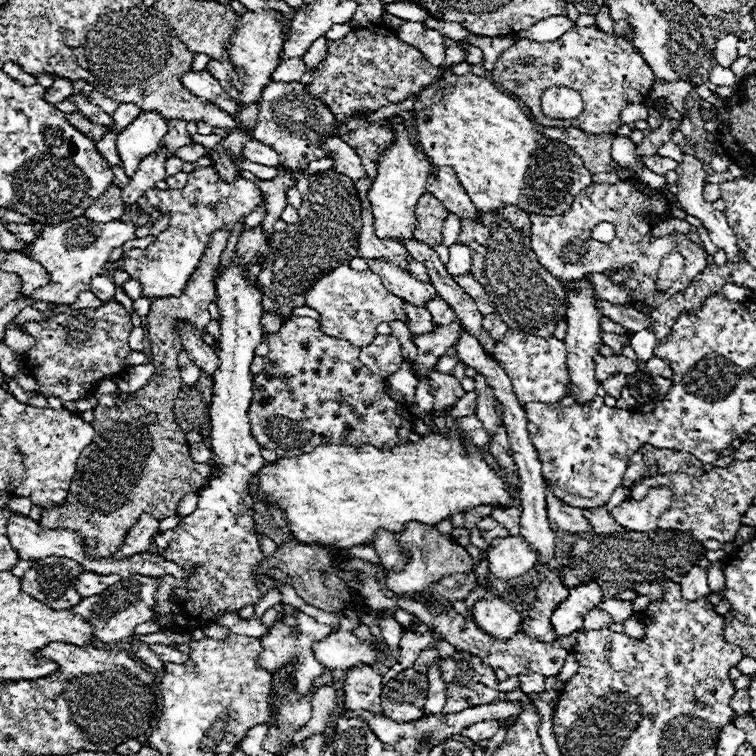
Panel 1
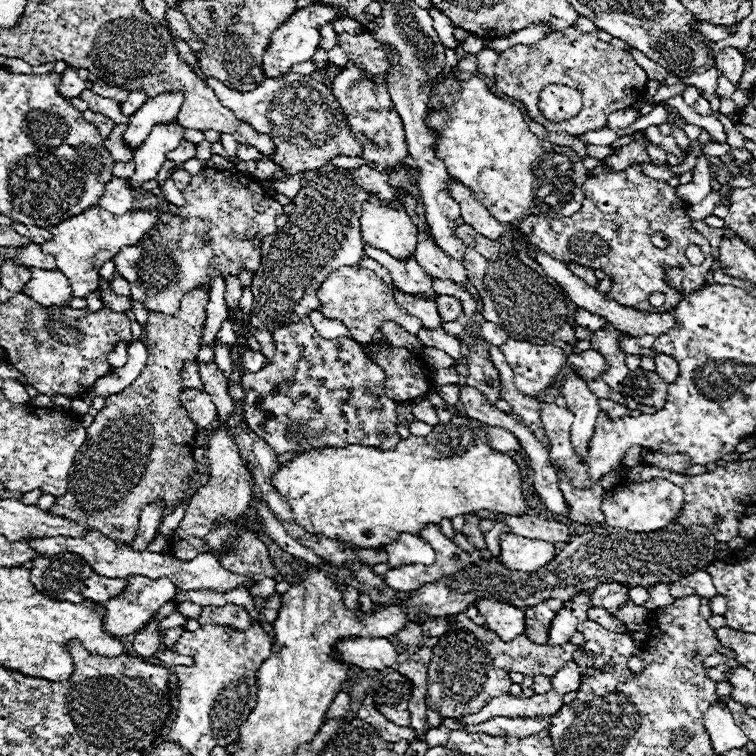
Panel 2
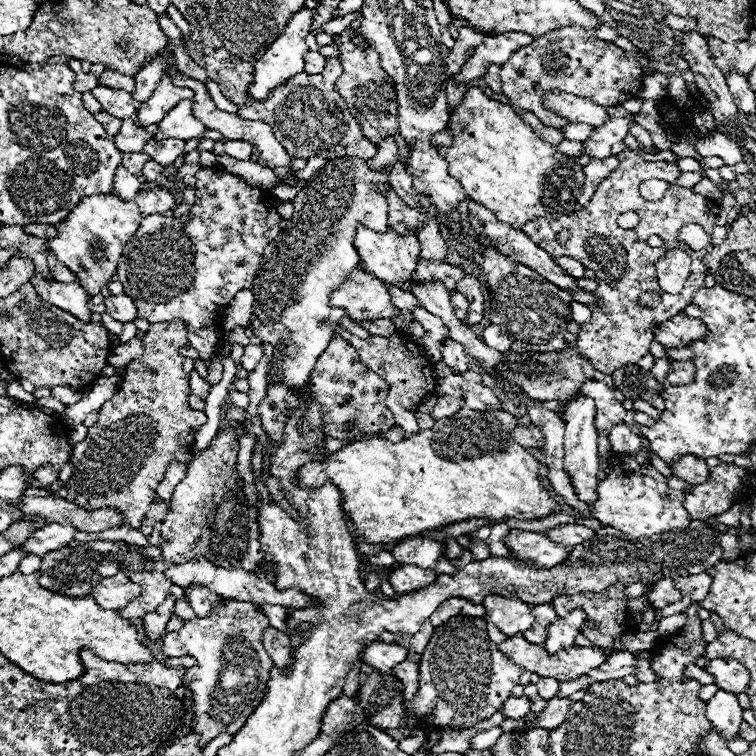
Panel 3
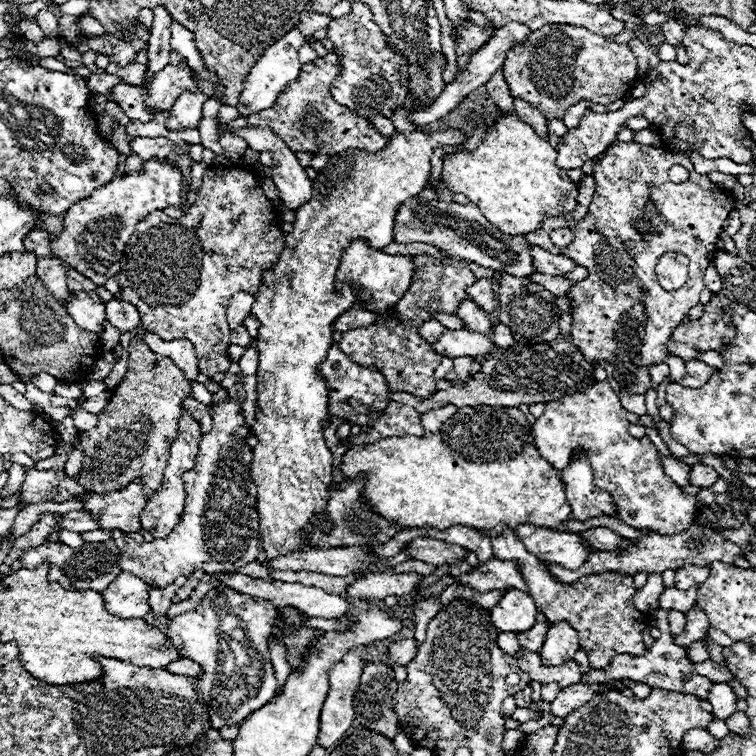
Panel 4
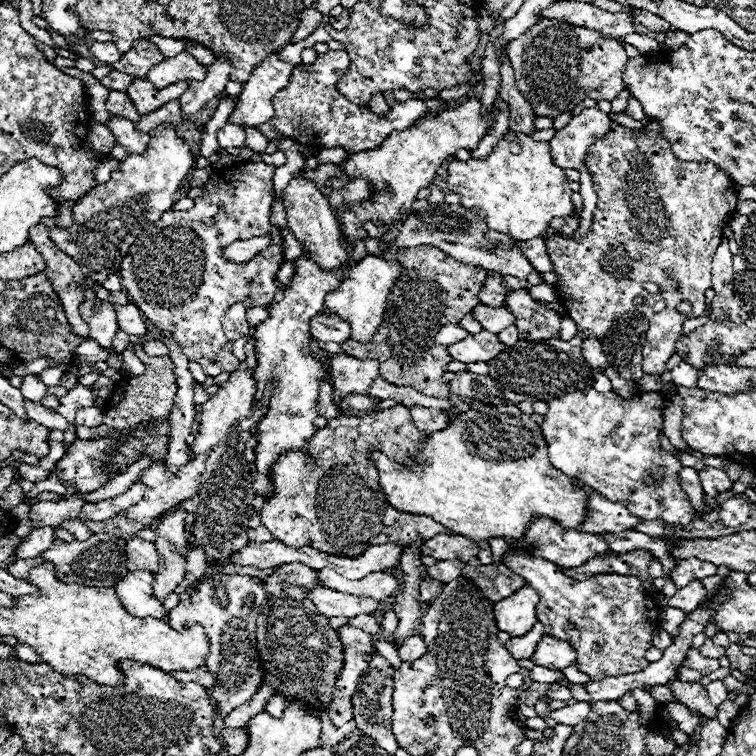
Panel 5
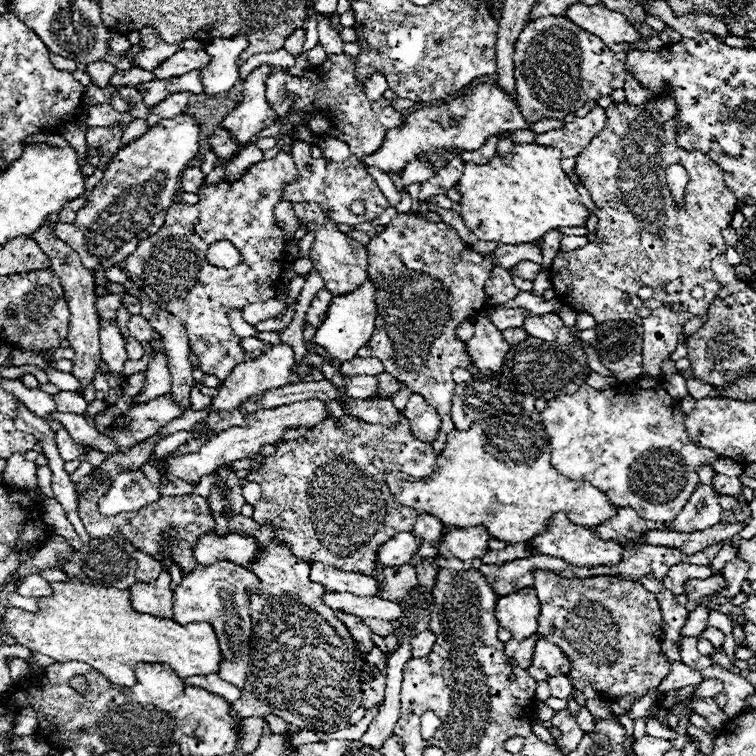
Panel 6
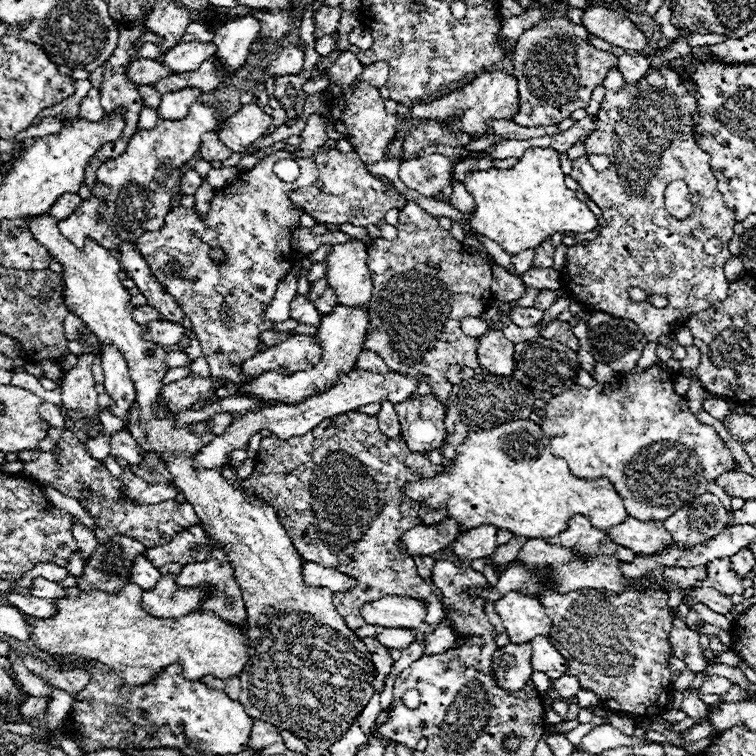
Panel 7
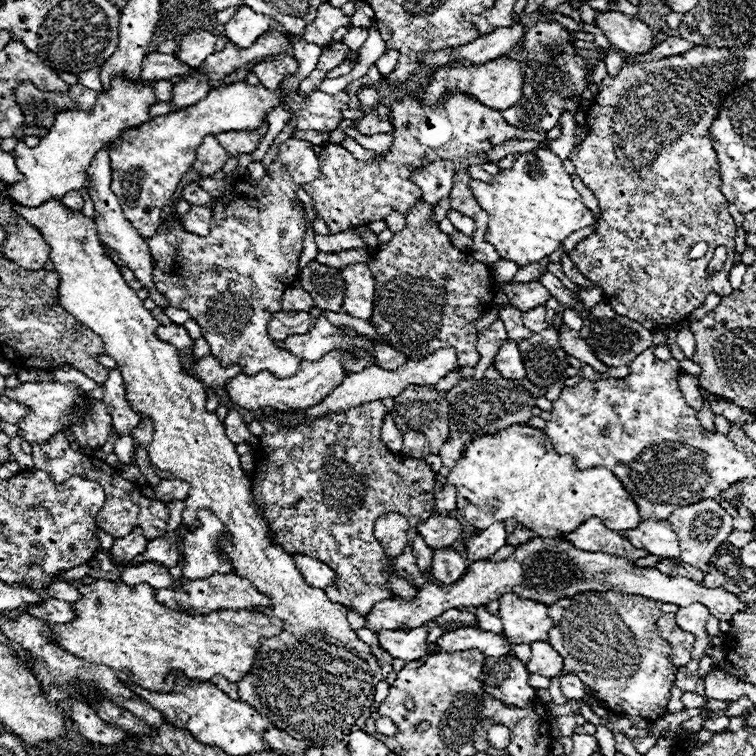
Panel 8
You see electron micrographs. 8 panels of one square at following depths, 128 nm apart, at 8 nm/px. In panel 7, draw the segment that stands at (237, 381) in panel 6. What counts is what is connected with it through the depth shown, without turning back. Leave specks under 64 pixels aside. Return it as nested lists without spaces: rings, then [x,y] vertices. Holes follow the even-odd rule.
[[[290,336],[286,342],[266,348],[242,364],[242,372],[256,380],[264,372],[280,370],[290,376],[298,368],[310,368],[320,360],[320,346],[314,336]]]

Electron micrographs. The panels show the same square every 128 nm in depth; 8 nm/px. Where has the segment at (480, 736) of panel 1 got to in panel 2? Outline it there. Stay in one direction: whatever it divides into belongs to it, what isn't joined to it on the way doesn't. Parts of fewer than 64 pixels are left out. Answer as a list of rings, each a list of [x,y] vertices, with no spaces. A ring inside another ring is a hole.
[[[494,716],[477,725],[466,725],[451,718],[444,718],[442,725],[451,730],[488,734],[488,736],[528,736],[550,726],[550,718],[502,718]]]

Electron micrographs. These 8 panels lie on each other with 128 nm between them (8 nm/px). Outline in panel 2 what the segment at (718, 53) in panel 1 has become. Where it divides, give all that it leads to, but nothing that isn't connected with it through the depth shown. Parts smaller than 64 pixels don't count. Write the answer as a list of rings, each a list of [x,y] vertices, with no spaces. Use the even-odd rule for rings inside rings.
[[[726,46],[718,56],[716,56],[716,66],[718,70],[732,82],[738,84],[742,70],[744,70],[744,56],[740,54],[738,48]]]

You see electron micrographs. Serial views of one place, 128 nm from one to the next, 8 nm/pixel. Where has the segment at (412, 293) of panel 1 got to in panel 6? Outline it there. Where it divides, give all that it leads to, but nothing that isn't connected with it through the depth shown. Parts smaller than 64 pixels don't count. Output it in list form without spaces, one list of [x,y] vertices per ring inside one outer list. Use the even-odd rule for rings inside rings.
[[[486,314],[476,316],[476,334],[466,342],[466,352],[476,368],[488,368],[498,372],[510,344],[502,338],[502,332],[494,328]]]

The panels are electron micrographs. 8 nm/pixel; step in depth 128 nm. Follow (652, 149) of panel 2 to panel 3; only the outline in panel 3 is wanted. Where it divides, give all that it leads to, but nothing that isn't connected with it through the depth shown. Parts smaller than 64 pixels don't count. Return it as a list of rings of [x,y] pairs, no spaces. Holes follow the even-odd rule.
[[[632,122],[632,124],[630,124],[630,134],[632,134],[640,144],[644,144],[646,148],[652,148],[652,146],[654,146],[654,144],[652,144],[652,138],[650,138],[650,134],[648,134],[648,130],[644,130],[640,124]]]

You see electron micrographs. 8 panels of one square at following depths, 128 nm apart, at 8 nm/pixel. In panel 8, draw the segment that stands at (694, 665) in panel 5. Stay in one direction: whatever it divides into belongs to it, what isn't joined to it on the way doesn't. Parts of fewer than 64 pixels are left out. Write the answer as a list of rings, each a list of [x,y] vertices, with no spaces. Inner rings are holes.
[[[662,614],[662,620],[658,620],[658,630],[662,632],[662,638],[668,640],[672,648],[672,662],[674,666],[682,668],[692,660],[692,650],[694,650],[694,634],[682,630],[676,624],[674,614]]]

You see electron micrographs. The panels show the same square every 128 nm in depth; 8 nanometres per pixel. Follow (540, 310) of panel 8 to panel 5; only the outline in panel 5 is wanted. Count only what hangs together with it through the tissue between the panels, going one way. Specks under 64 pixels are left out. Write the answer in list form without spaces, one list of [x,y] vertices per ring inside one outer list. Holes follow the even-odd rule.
[[[478,304],[472,310],[472,314],[480,322],[482,330],[488,330],[494,334],[498,334],[502,328],[514,324],[514,316],[506,308],[486,308],[484,304]]]

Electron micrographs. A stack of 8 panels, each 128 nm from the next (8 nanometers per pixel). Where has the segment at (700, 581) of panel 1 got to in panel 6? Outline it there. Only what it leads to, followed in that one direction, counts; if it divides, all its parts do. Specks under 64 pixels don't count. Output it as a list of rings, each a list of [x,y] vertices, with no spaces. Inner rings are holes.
[[[676,564],[668,570],[668,574],[664,576],[664,586],[674,594],[682,594],[684,592],[684,582],[690,578],[706,578],[712,576],[712,568],[710,566],[696,566],[696,564]]]

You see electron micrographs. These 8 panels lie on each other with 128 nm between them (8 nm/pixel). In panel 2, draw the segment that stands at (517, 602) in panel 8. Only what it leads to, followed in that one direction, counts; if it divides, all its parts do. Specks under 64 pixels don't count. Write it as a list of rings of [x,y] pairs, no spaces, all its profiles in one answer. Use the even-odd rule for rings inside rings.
[[[478,600],[474,604],[482,618],[486,620],[488,628],[500,636],[500,640],[510,642],[516,636],[524,634],[524,612],[516,606],[502,604],[496,600]]]

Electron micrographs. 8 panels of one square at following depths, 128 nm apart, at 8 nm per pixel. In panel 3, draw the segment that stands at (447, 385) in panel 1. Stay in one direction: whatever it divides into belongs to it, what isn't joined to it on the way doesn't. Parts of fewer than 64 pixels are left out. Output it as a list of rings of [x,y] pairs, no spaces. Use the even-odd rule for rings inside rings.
[[[440,396],[436,408],[432,410],[430,416],[434,420],[440,420],[440,418],[446,418],[446,416],[452,416],[458,410],[460,410],[460,404],[458,404],[458,400],[454,396]]]

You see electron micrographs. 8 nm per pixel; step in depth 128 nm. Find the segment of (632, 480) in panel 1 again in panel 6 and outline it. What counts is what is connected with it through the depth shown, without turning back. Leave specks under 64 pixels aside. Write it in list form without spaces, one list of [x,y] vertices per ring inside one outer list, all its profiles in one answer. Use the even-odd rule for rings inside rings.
[[[714,474],[712,488],[714,488],[714,492],[724,494],[724,496],[738,496],[740,490],[742,490],[742,482],[736,476],[728,478],[724,474]]]

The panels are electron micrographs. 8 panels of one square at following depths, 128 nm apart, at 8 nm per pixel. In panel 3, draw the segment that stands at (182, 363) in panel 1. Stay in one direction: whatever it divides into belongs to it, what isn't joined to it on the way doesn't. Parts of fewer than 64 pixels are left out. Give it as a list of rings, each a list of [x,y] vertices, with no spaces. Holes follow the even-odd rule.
[[[192,370],[190,372],[190,392],[194,394],[194,396],[202,396],[202,398],[206,398],[208,396],[208,392],[210,392],[210,382],[206,380],[206,378],[202,378],[196,370]]]

